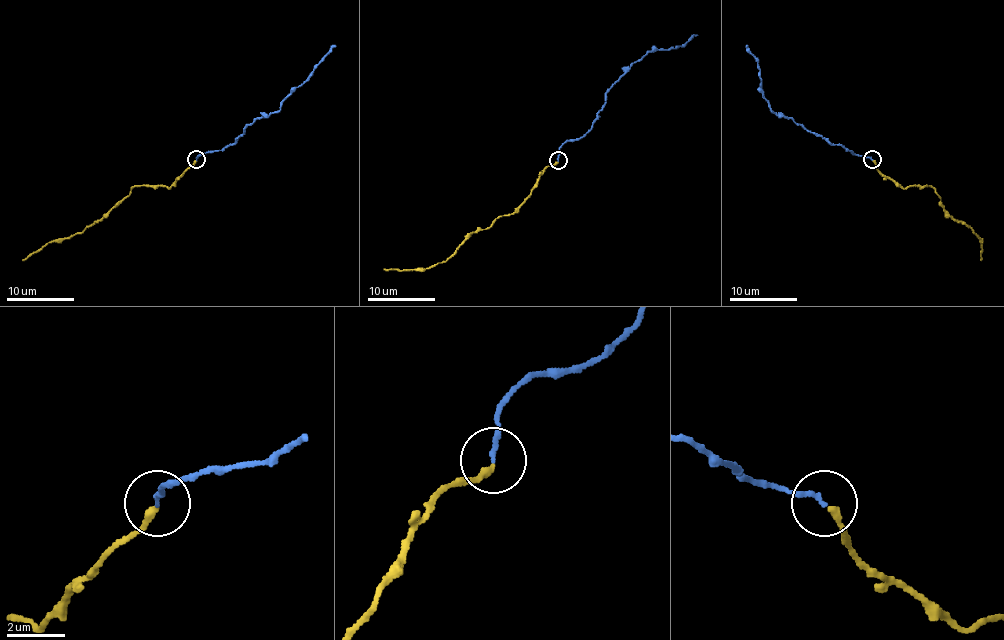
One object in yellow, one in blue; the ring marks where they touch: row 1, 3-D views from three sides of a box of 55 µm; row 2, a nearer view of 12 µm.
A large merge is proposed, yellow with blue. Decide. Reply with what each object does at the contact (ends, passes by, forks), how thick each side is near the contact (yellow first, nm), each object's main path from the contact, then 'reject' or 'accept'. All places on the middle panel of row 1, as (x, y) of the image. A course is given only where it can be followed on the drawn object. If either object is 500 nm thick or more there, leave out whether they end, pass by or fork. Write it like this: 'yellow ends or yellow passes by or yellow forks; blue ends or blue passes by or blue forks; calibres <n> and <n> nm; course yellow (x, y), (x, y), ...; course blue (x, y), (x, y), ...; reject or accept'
yellow ends; blue ends; calibres 240 and 170 nm; course yellow (558, 160), (543, 171), (531, 194), (513, 213), (488, 228), (476, 229), (442, 263), (410, 270), (383, 268); course blue (558, 160), (558, 149), (592, 127), (605, 92), (634, 63), (649, 51), (681, 46), (696, 34); accept

